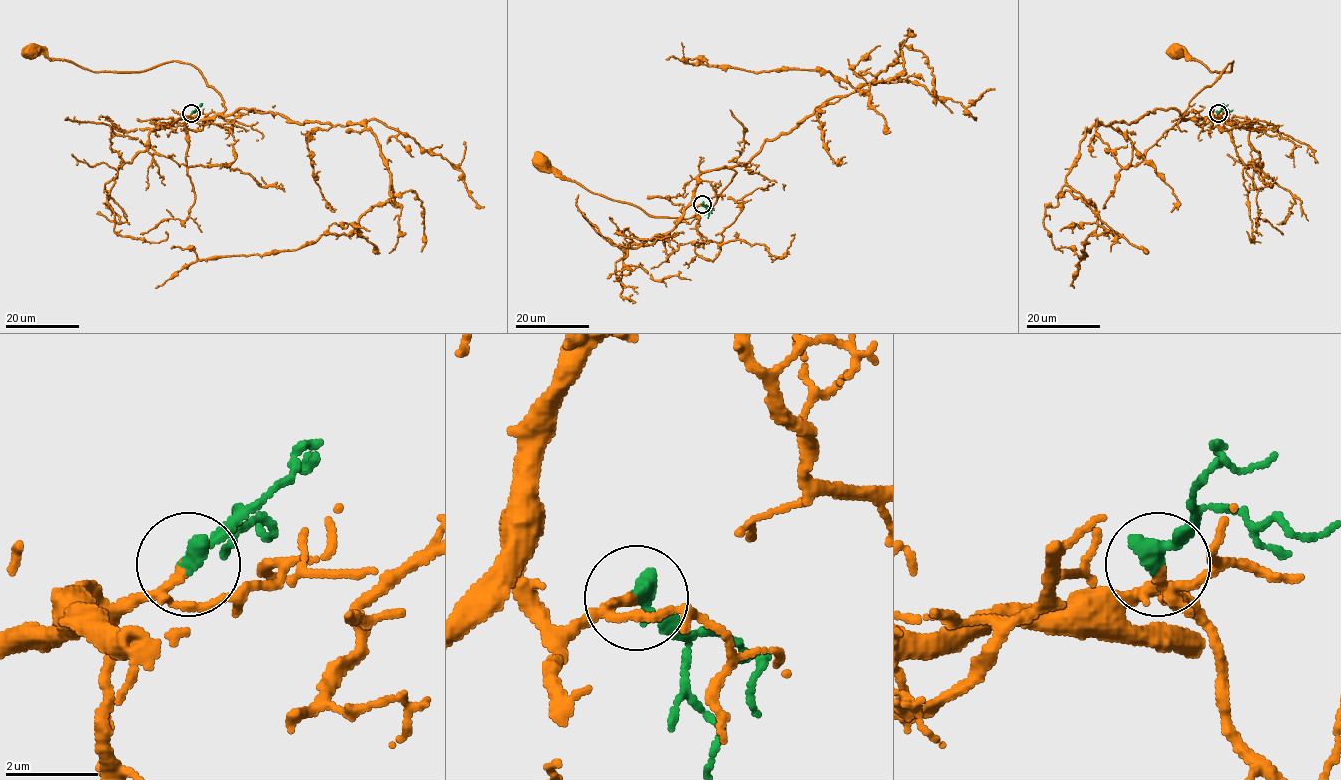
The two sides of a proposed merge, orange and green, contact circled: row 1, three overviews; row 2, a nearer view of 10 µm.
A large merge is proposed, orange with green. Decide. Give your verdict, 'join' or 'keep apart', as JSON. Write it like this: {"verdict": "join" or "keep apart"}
{"verdict": "join"}

